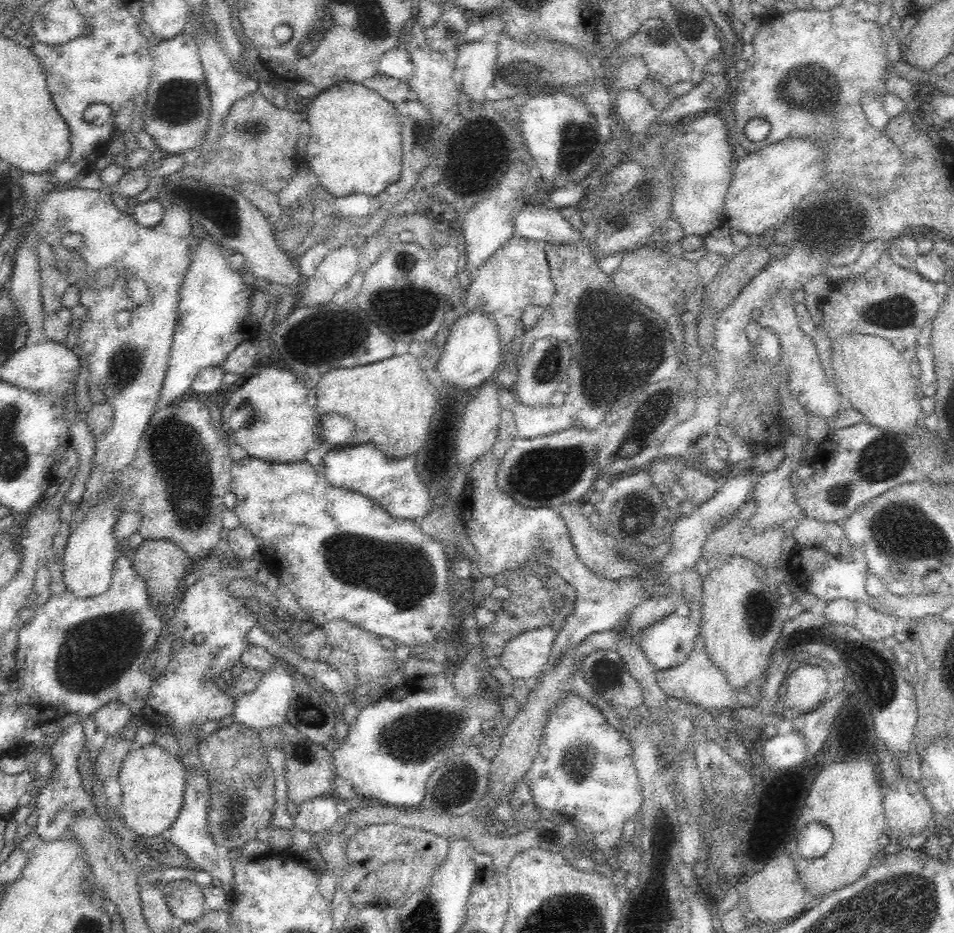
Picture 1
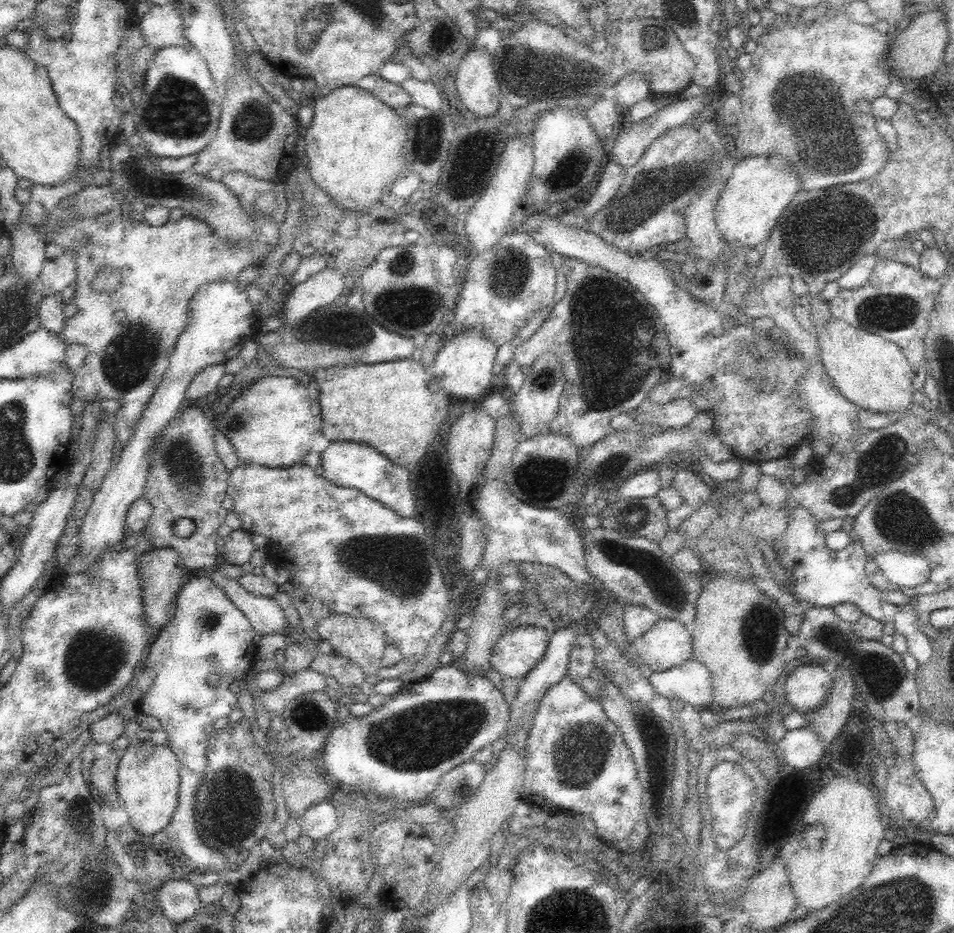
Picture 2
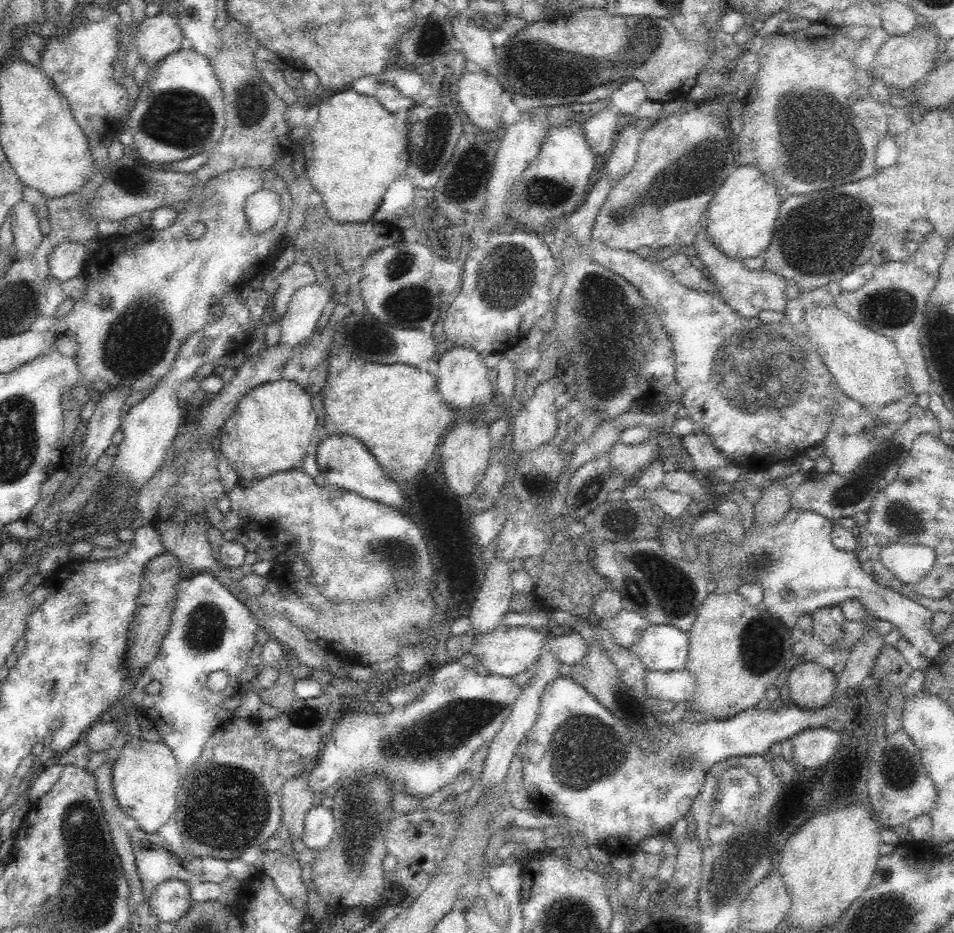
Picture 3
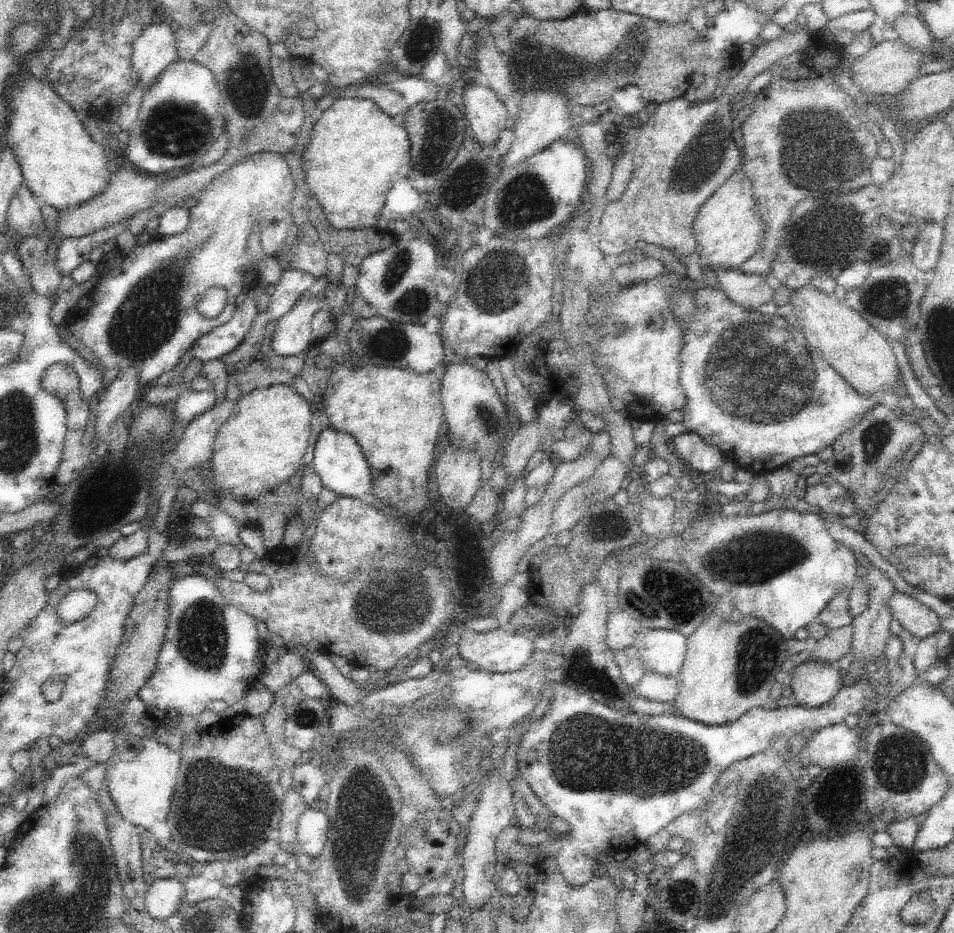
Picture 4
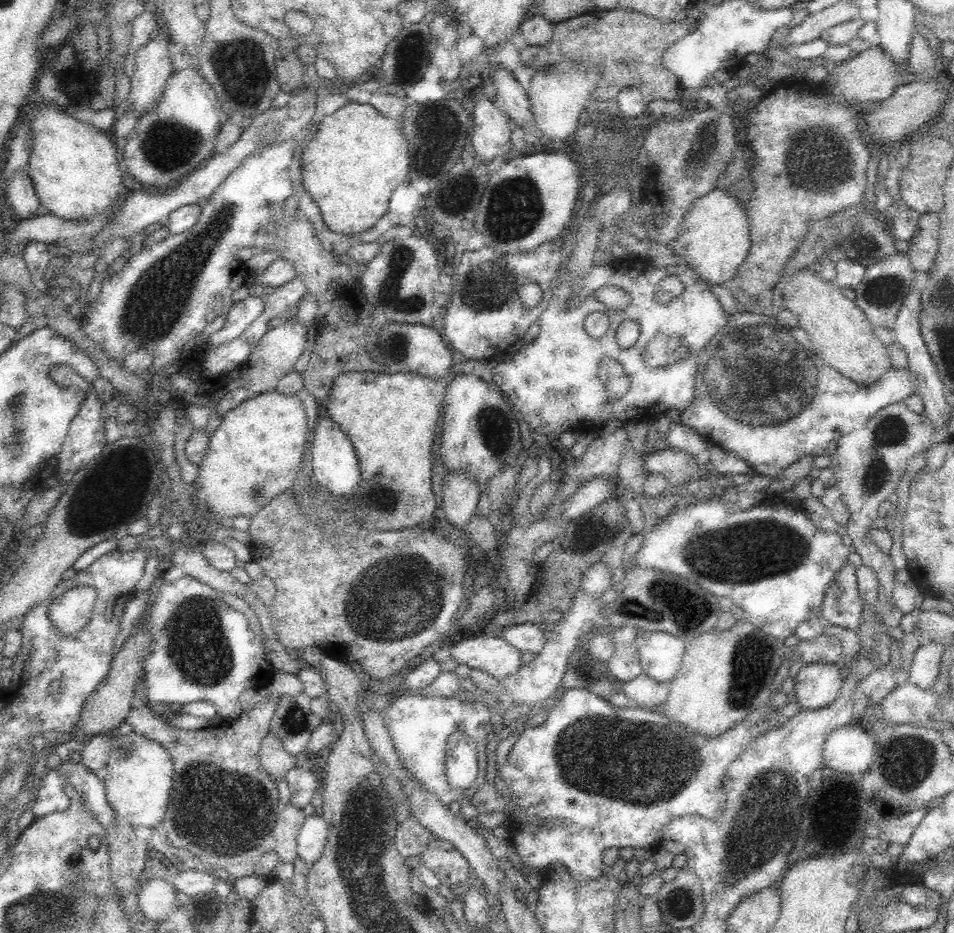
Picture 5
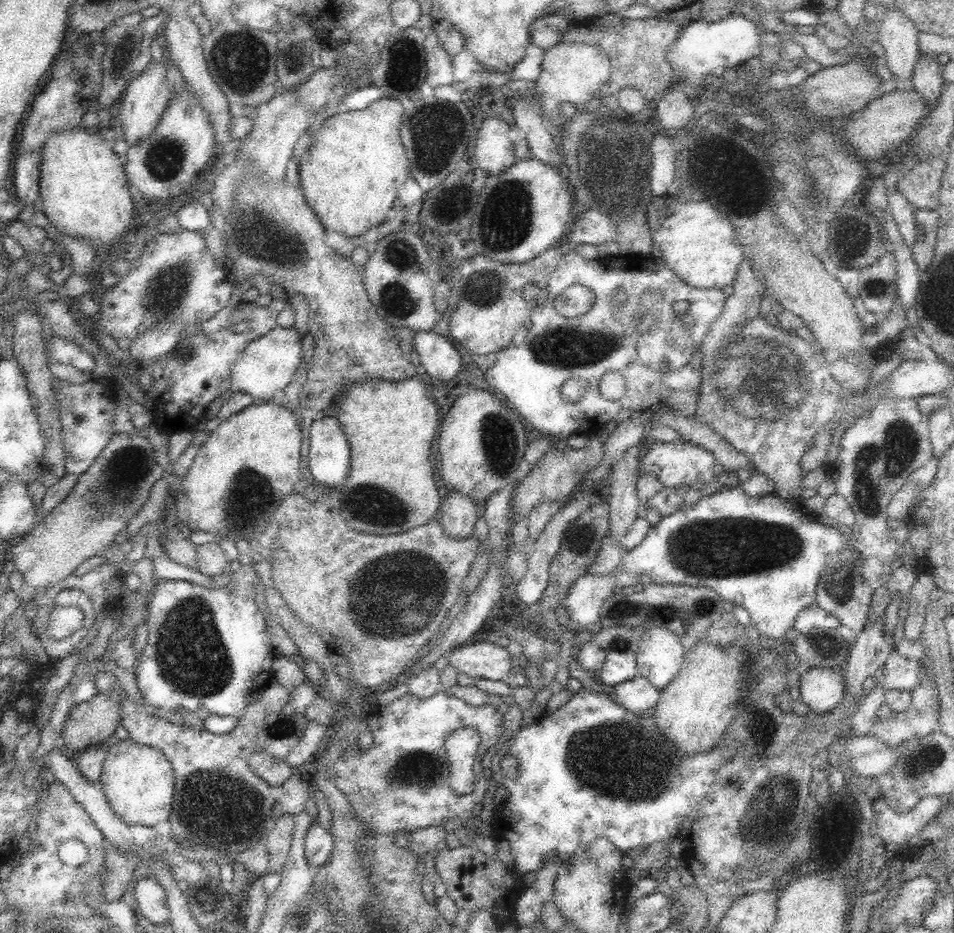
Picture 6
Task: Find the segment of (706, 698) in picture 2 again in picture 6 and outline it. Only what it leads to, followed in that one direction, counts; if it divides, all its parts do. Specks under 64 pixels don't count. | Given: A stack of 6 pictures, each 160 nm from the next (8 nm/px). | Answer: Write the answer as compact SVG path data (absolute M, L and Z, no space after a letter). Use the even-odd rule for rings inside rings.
M638 674L632 680L614 686L613 700L629 712L650 712L658 704L660 690Z

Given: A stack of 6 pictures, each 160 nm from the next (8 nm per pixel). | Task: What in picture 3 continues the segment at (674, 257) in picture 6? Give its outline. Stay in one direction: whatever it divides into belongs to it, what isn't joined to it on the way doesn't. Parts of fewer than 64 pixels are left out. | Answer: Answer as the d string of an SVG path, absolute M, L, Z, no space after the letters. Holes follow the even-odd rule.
M735 166L707 208L703 223L708 238L729 258L742 260L764 254L770 247L781 203L777 186L767 180L757 166Z

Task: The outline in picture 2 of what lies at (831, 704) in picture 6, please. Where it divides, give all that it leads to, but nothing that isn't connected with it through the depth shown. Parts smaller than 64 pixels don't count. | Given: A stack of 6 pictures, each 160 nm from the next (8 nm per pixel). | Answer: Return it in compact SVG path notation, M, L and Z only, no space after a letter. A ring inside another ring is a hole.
M823 664L800 665L793 669L787 676L785 682L785 699L788 701L788 704L794 706L794 709L798 713L801 713L804 717L808 717L806 712L815 710L817 707L820 707L822 702L825 702L828 693L835 683L835 679L835 677L831 676L824 669Z

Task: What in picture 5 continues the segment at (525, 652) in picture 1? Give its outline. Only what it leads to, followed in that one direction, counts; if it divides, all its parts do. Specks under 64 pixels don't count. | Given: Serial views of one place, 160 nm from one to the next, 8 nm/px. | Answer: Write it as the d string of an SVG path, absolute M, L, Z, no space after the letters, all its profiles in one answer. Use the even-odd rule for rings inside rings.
M488 633L461 638L451 648L451 657L458 664L485 670L500 680L520 670L523 665L521 655L520 650L510 646L502 637Z

